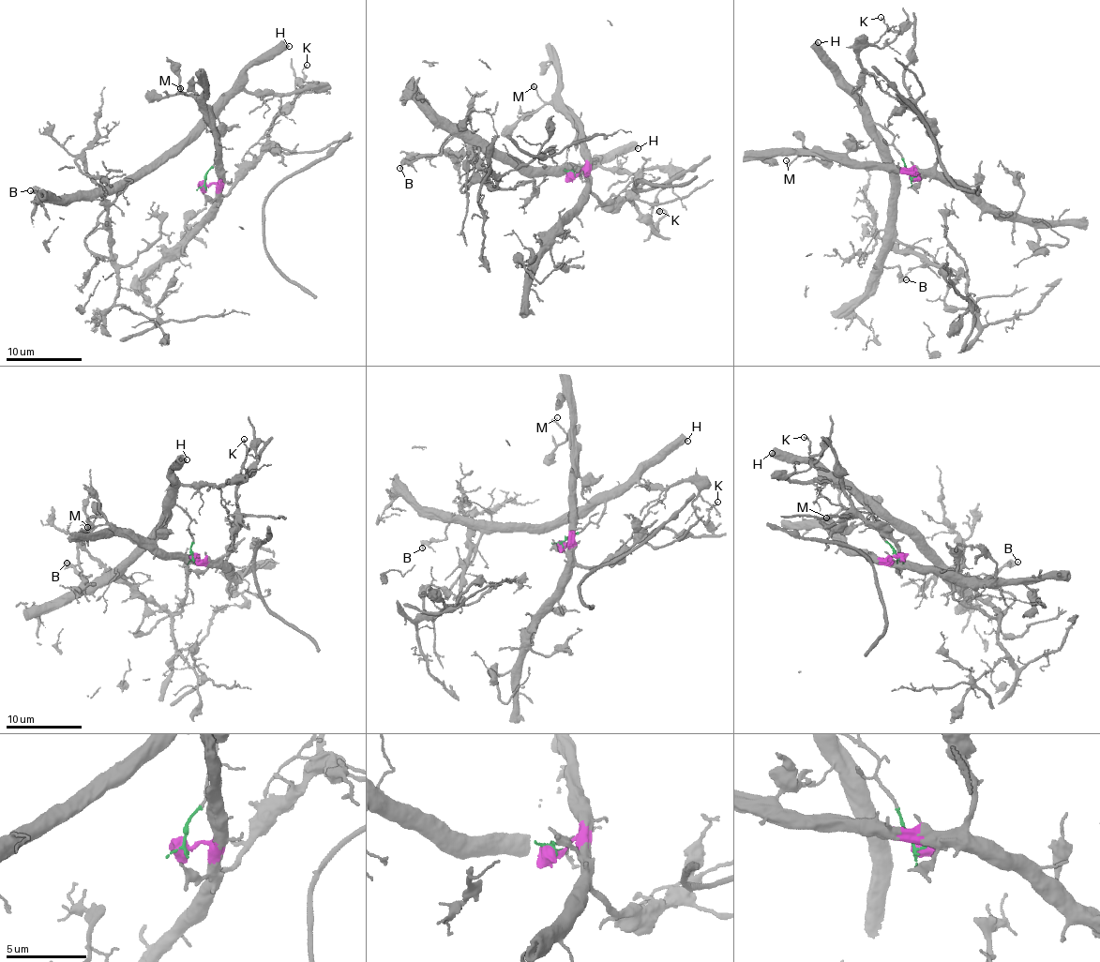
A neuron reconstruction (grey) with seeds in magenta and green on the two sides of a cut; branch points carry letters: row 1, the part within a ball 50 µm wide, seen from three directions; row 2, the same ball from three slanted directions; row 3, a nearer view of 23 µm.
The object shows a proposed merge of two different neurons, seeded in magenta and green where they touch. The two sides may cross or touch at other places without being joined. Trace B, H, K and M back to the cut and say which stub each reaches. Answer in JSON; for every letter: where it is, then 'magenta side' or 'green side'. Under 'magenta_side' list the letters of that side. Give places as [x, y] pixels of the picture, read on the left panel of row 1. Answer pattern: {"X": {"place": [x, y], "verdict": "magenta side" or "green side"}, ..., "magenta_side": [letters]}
{"B": {"place": [30, 190], "verdict": "green side"}, "H": {"place": [289, 46], "verdict": "green side"}, "K": {"place": [307, 65], "verdict": "magenta side"}, "M": {"place": [180, 88], "verdict": "magenta side"}, "magenta_side": ["K", "M"]}

